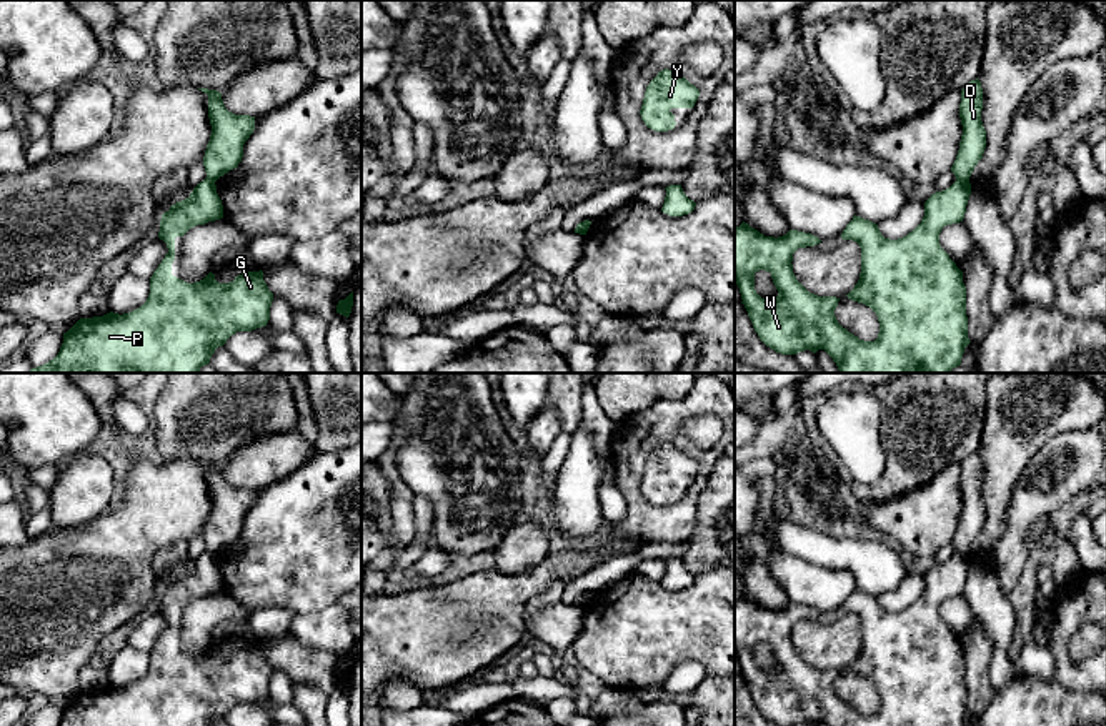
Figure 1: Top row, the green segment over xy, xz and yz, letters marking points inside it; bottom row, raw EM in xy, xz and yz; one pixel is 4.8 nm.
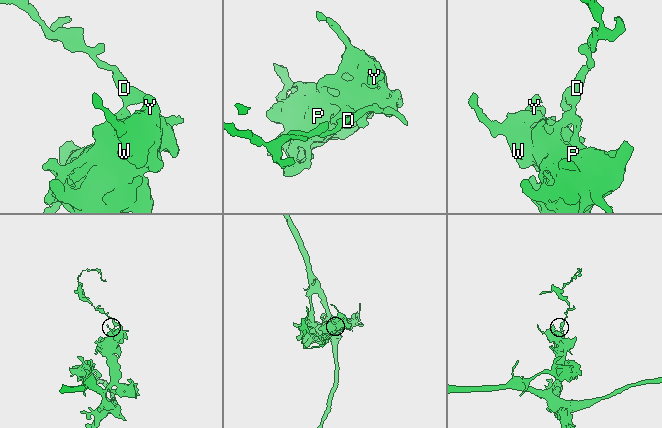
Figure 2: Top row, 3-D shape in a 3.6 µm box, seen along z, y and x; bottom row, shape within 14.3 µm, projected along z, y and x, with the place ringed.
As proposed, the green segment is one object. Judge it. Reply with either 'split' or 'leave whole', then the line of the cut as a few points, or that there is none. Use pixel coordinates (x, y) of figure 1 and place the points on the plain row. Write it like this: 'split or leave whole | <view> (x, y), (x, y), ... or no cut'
split | yz (956, 551), (968, 555)

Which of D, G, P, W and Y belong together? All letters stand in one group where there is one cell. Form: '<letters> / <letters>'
D / G P W Y

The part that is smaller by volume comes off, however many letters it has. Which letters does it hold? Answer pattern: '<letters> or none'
D

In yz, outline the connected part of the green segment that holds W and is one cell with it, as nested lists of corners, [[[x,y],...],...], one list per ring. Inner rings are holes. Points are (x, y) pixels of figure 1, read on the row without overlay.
[[[956,553],[949,561],[933,566],[924,574],[921,596],[906,609],[884,611],[876,596],[853,589],[841,606],[861,621],[861,646],[849,673],[869,679],[879,694],[874,714],[864,714],[843,701],[834,683],[839,671],[810,666],[793,646],[793,626],[798,621],[815,619],[821,613],[811,606],[790,603],[783,609],[765,609],[748,596],[735,601],[735,654],[741,666],[748,689],[760,713],[776,726],[964,726],[968,711],[966,659],[963,644],[939,618],[939,606],[946,598],[964,591],[971,568],[971,556]],[[755,646],[771,646],[778,663],[775,673],[761,671],[755,663]]]

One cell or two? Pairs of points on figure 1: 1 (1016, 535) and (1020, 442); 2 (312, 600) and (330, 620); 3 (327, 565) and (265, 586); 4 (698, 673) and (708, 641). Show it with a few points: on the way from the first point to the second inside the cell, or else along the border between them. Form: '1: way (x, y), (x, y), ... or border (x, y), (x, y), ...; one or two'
1: border (1041, 447), (1020, 475), (1005, 515); two
2: border (337, 601), (317, 611), (295, 615); two
3: way (312, 565), (287, 565), (280, 571); one
4: border (708, 675), (700, 663), (683, 661), (665, 680); two

